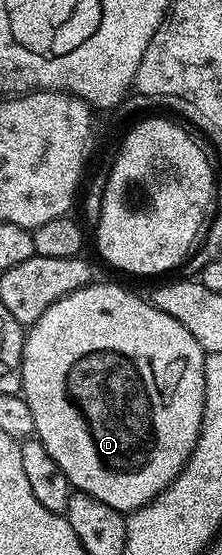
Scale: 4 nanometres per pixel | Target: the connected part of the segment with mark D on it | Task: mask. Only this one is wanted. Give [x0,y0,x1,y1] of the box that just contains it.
[20,281,206,513]

